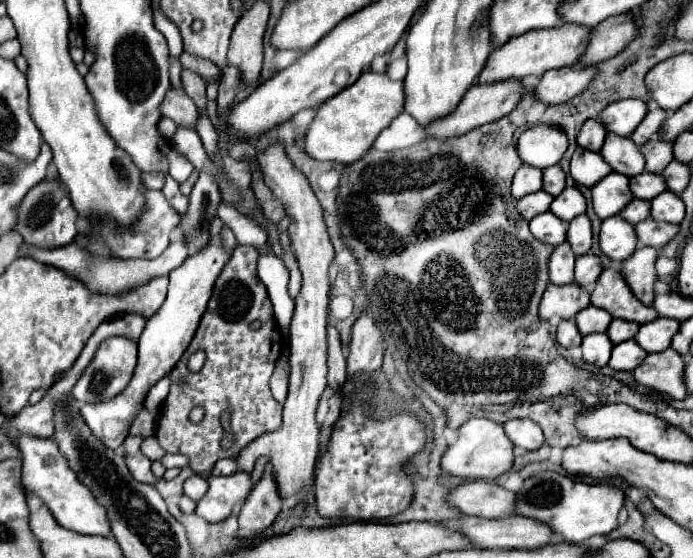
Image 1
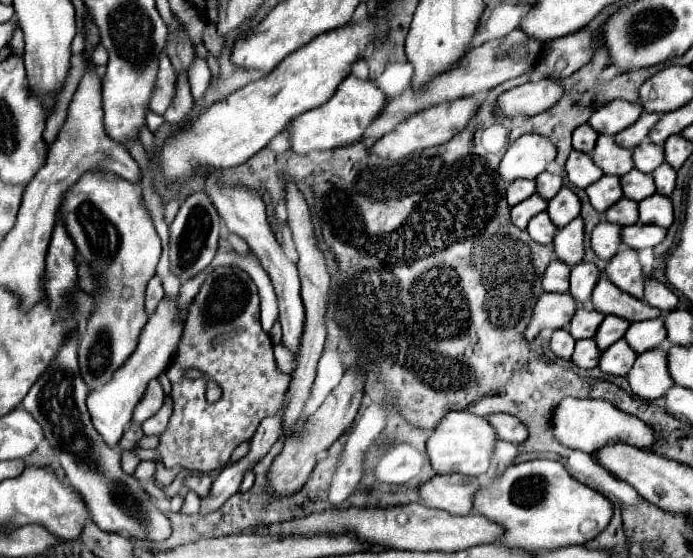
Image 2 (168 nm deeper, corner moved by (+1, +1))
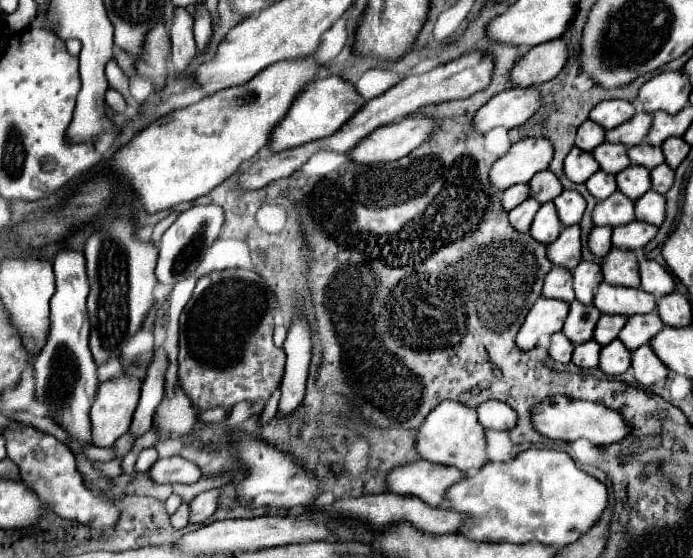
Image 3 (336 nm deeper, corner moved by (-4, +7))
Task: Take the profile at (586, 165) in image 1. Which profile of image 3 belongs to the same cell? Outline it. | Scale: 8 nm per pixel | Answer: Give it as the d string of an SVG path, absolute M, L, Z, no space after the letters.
M573 147L571 153L565 157L565 175L575 183L585 183L597 171L599 165L597 161L593 161L593 155L587 151Z

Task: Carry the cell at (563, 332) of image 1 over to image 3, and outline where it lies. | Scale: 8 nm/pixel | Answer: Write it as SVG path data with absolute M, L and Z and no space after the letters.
M561 331L551 335L551 347L549 347L551 359L555 359L559 363L569 363L571 355L573 355L573 349L575 349L573 341L569 341Z

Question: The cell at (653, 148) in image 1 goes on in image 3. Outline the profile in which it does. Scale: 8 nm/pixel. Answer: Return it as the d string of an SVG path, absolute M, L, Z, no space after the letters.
M647 141L631 147L629 149L629 159L631 159L633 165L643 165L647 169L655 169L657 165L661 165L665 161L663 149L661 147L653 147Z

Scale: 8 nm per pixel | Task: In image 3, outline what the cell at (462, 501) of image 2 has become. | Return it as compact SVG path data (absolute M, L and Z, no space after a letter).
M417 461L397 467L389 473L389 491L399 495L415 495L431 507L439 507L445 501L445 493L451 485L465 479L465 473L457 467L437 465L429 461Z

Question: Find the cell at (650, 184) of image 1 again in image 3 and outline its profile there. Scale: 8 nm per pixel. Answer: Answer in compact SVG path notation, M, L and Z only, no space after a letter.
M631 165L629 169L623 169L617 173L617 187L621 193L625 193L629 199L639 199L651 189L649 181L649 171L639 165Z

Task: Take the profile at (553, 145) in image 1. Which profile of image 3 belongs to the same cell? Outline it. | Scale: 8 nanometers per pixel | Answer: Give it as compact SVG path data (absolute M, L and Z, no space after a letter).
M527 137L513 143L507 155L493 163L489 179L499 189L507 189L515 183L527 183L535 173L545 171L551 159L551 141L545 141L543 137Z

